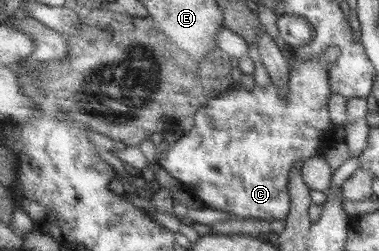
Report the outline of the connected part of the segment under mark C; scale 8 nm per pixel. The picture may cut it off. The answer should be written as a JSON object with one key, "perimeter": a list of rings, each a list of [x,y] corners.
{"perimeter":[[[337,46],[329,47],[329,49],[319,58],[319,60],[303,60],[297,55],[293,55],[293,60],[289,60],[289,87],[286,87],[286,95],[280,97],[274,83],[270,81],[265,87],[255,85],[252,91],[247,91],[241,85],[233,85],[229,91],[221,92],[217,97],[209,98],[207,103],[201,105],[197,113],[193,115],[195,119],[195,127],[189,132],[185,132],[183,137],[174,145],[171,145],[167,151],[163,152],[160,159],[160,165],[167,173],[171,174],[175,179],[185,185],[185,189],[195,198],[201,199],[204,207],[221,209],[232,216],[240,218],[255,218],[255,219],[285,219],[290,212],[290,193],[288,192],[288,179],[292,167],[301,160],[304,162],[312,155],[320,154],[320,151],[331,145],[334,141],[334,132],[336,131],[335,124],[331,122],[327,101],[332,91],[329,85],[329,67],[333,61],[337,61],[340,57],[340,50]]]}

